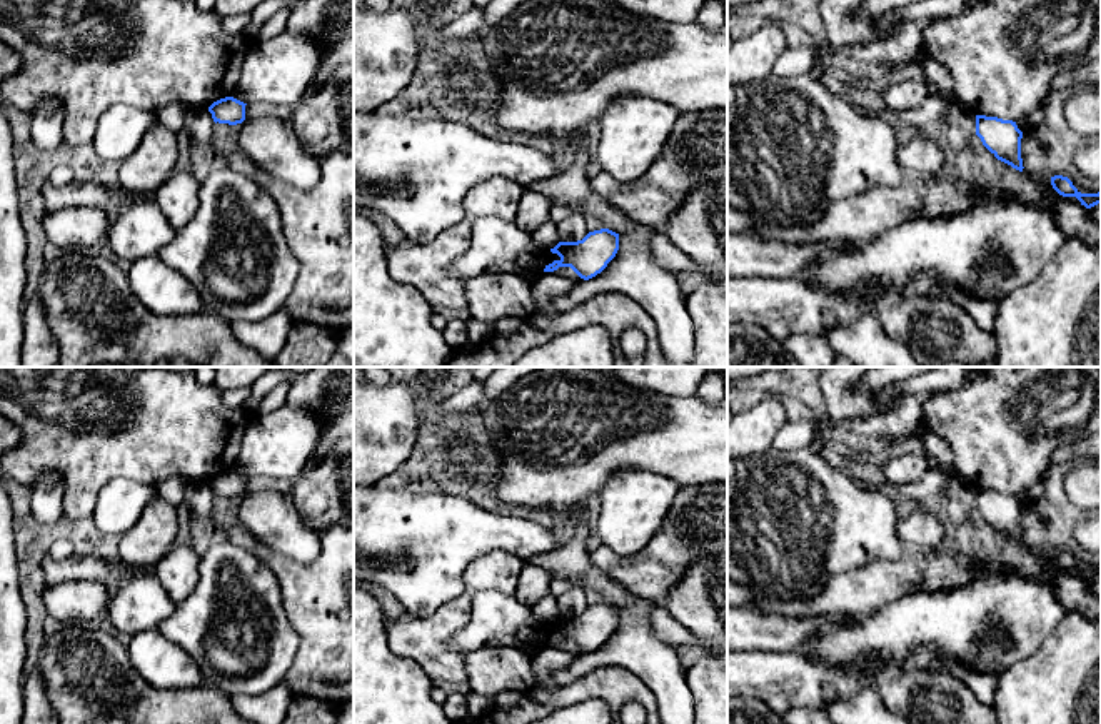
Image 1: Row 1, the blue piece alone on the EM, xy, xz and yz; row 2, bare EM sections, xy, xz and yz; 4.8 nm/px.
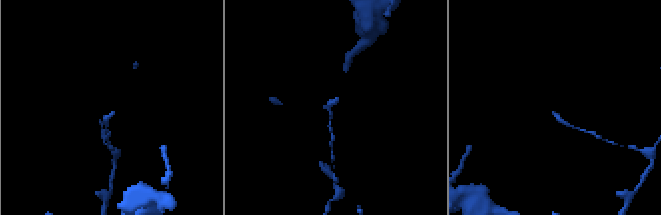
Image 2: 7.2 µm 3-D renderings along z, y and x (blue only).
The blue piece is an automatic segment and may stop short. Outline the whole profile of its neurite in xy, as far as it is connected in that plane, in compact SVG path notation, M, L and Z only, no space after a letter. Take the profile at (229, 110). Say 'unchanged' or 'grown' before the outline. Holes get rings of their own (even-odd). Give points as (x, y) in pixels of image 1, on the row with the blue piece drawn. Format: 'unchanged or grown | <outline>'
unchanged | M225 97L214 102L209 107L209 112L212 113L215 123L219 122L219 123L237 125L245 120L245 105L247 103L234 97Z

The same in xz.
unchanged | M601 229L589 232L577 242L559 242L552 254L561 259L545 265L544 272L571 267L581 279L589 280L601 274L619 250L619 234Z

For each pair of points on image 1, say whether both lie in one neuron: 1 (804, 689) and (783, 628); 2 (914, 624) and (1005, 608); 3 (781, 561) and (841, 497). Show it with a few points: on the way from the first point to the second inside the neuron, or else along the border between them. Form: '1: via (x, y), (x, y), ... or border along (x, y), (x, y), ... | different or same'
1: border along (751, 651), (798, 653) | different
2: via (936, 619), (976, 619), (983, 613) | same
3: via (793, 546), (826, 512) | same

